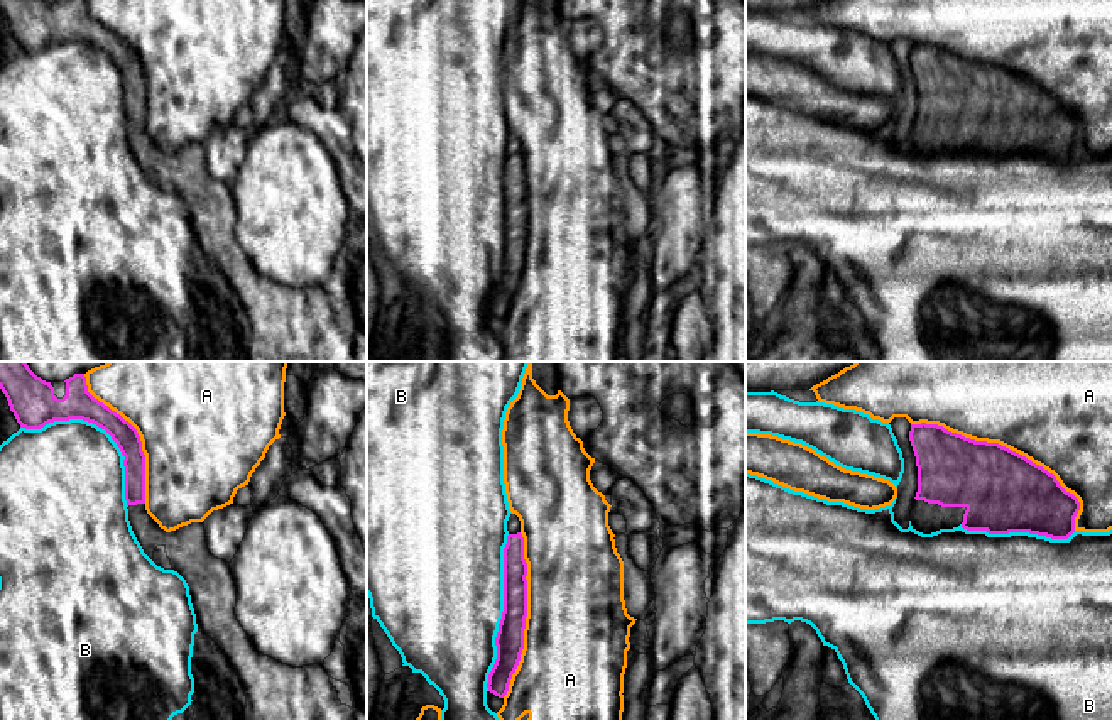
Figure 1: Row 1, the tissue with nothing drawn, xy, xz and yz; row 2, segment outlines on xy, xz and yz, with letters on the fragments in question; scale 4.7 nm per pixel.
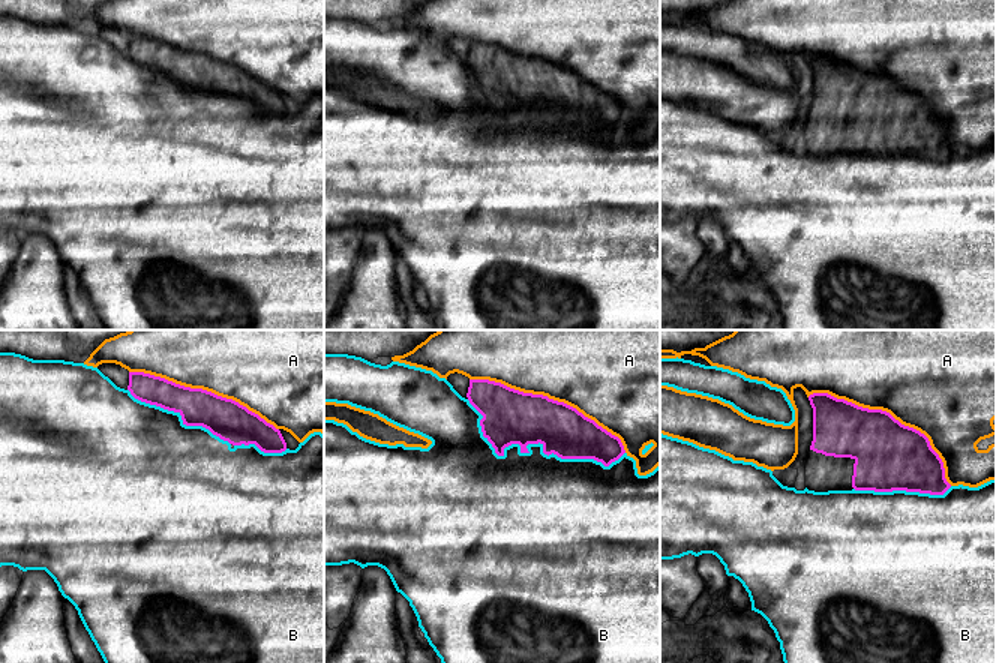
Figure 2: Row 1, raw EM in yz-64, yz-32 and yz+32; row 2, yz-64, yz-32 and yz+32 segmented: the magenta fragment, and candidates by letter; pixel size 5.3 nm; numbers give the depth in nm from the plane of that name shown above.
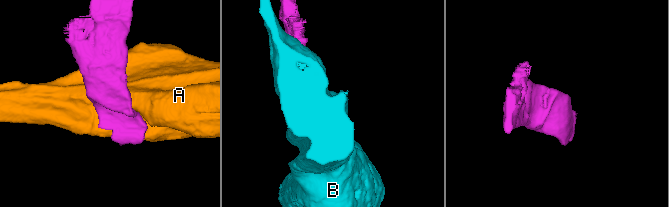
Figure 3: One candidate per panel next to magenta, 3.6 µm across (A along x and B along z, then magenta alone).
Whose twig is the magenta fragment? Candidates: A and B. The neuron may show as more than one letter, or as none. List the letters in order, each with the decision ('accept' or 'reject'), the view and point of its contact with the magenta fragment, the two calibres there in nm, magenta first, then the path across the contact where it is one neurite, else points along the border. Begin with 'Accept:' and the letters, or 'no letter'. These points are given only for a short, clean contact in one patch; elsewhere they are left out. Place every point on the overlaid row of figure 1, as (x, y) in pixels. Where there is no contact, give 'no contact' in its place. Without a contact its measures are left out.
Accept: no letter
A: reject; meets magenta in yz at (1011, 450); 380 nm thick on the magenta side, 500 nm on the other
B: reject; meets magenta in xy at (100, 426); 150 nm thick on the magenta side, 480 nm on the other

